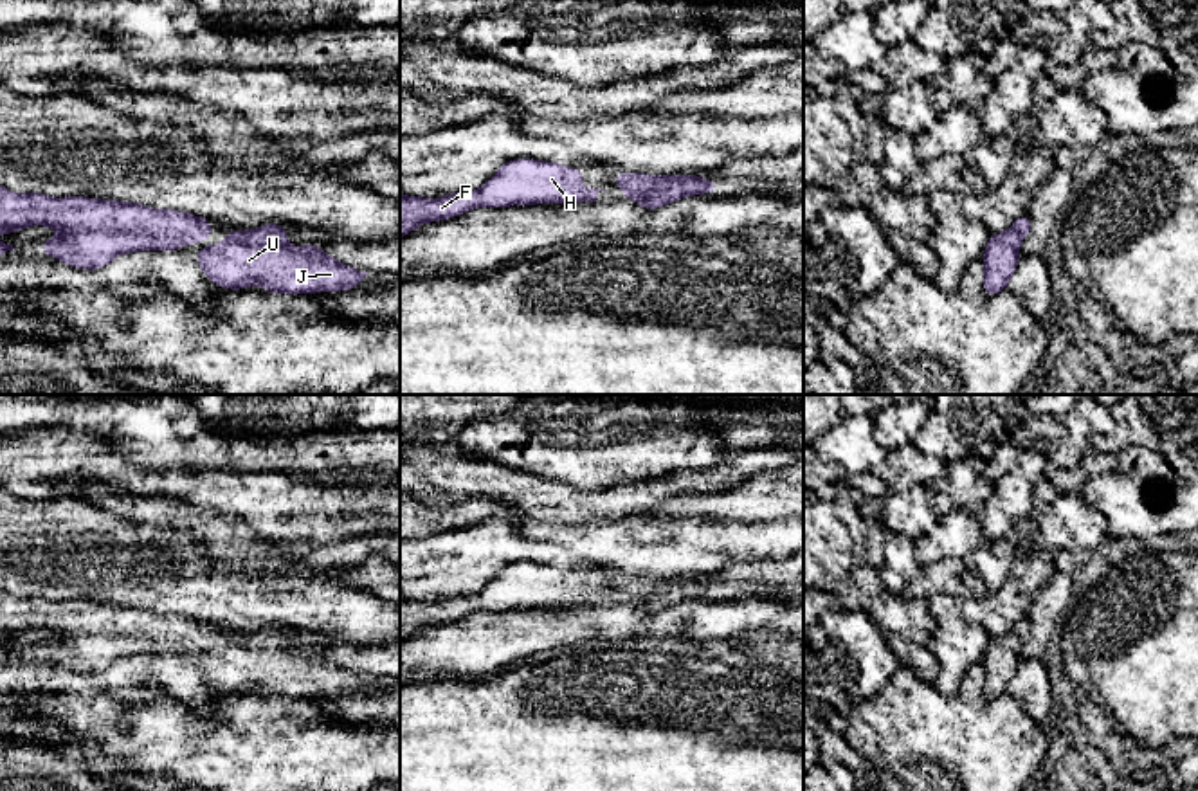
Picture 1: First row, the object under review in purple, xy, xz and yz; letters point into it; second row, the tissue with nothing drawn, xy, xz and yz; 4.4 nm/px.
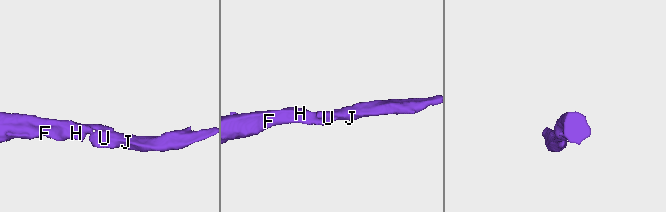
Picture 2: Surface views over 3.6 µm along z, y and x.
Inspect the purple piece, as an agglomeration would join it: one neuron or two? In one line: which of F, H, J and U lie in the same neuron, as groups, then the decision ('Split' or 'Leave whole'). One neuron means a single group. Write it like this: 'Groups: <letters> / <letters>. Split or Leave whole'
Groups: F H J U. Leave whole

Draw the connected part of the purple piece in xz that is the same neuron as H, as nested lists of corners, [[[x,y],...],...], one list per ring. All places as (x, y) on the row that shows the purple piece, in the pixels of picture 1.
[[[517,159],[472,193],[450,193],[440,200],[400,195],[400,240],[427,222],[449,220],[474,207],[596,202],[602,189],[584,189],[578,168]]]

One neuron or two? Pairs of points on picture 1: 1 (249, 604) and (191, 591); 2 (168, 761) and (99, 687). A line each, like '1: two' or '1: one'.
1: one
2: two

